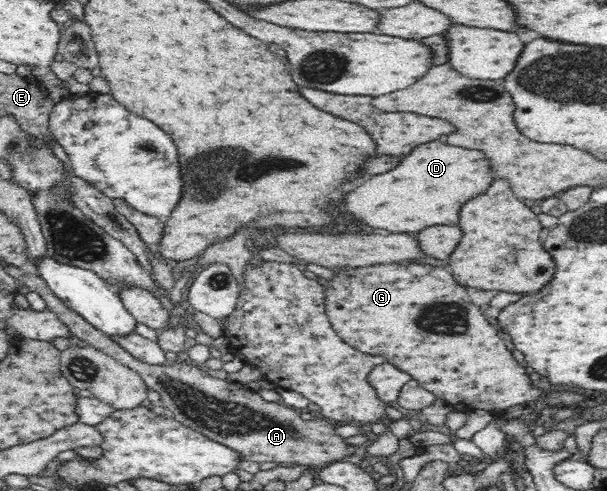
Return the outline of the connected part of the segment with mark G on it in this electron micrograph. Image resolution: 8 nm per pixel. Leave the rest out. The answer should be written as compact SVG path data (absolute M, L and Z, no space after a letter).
M405 261L405 264L375 262L363 267L337 266L330 270L331 276L327 278L327 284L325 286L321 285L325 299L325 318L331 323L331 327L333 327L337 336L352 349L369 356L382 356L387 363L409 375L425 390L433 393L436 397L439 396L442 401L449 405L467 411L480 408L492 414L501 414L511 406L526 404L531 400L535 401L540 396L540 390L530 385L529 376L525 373L525 369L522 368L519 362L515 361L513 355L505 346L505 340L499 336L497 328L485 319L482 308L471 301L469 294L463 288L464 286L454 279L451 270L445 270L441 266L431 266L431 264L415 264L413 261Z

